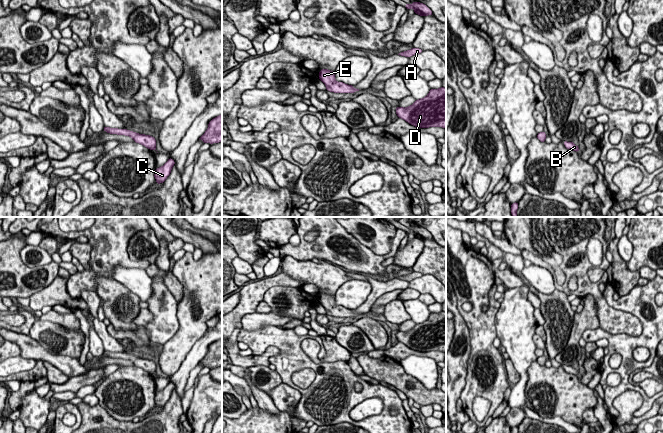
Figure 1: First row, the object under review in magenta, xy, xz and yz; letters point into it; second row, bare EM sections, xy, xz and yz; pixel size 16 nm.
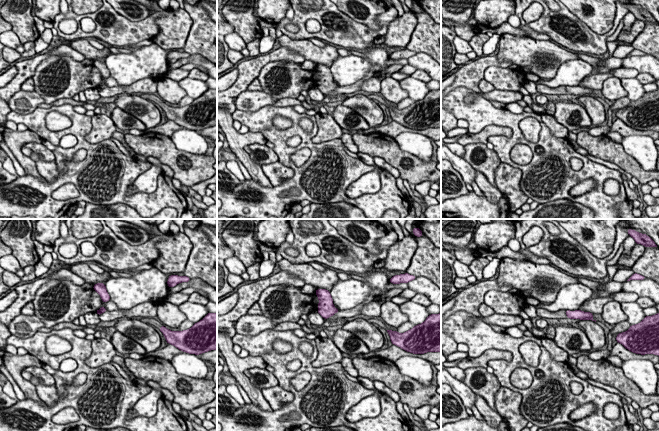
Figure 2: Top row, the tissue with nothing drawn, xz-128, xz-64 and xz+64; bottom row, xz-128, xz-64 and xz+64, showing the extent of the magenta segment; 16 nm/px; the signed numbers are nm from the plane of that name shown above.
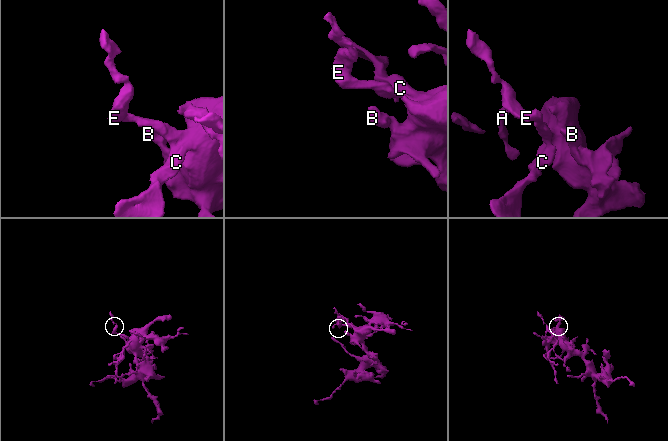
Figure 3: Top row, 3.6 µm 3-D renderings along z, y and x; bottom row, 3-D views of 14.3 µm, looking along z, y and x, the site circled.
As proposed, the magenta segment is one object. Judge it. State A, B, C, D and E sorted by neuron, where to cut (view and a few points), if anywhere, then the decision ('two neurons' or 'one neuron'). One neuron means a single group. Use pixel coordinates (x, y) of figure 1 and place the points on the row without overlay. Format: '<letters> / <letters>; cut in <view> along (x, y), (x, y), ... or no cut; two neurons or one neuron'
A B C D E; no cut; one neuron

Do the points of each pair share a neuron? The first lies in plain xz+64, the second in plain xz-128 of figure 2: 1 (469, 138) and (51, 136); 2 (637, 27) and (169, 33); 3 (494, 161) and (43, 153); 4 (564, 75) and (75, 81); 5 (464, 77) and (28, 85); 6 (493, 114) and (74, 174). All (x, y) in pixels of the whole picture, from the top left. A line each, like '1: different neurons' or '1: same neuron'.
1: different neurons
2: same neuron
3: same neuron
4: different neurons
5: different neurons
6: same neuron

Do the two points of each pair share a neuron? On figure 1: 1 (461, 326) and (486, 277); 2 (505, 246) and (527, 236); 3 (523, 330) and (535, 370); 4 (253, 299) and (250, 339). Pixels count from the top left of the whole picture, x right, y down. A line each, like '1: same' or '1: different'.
1: different
2: different
3: different
4: different

